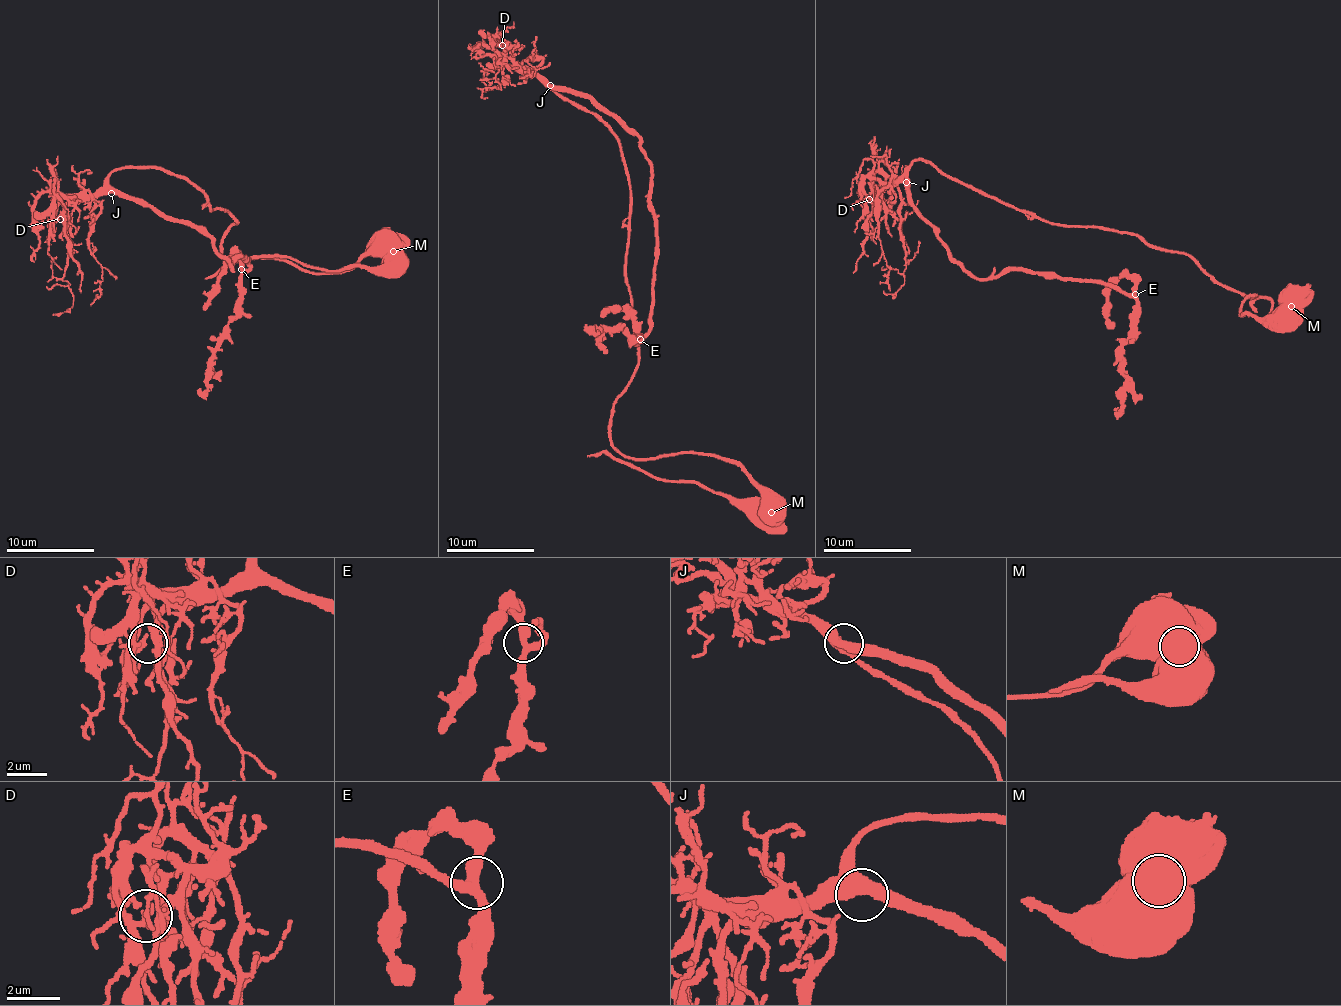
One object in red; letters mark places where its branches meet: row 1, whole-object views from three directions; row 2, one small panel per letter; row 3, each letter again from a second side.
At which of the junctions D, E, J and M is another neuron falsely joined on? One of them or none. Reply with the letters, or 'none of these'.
M

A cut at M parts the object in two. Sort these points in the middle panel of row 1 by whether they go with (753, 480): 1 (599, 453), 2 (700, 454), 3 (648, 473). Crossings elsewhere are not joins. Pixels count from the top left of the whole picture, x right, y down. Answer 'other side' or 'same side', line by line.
1: other side
2: same side
3: other side

